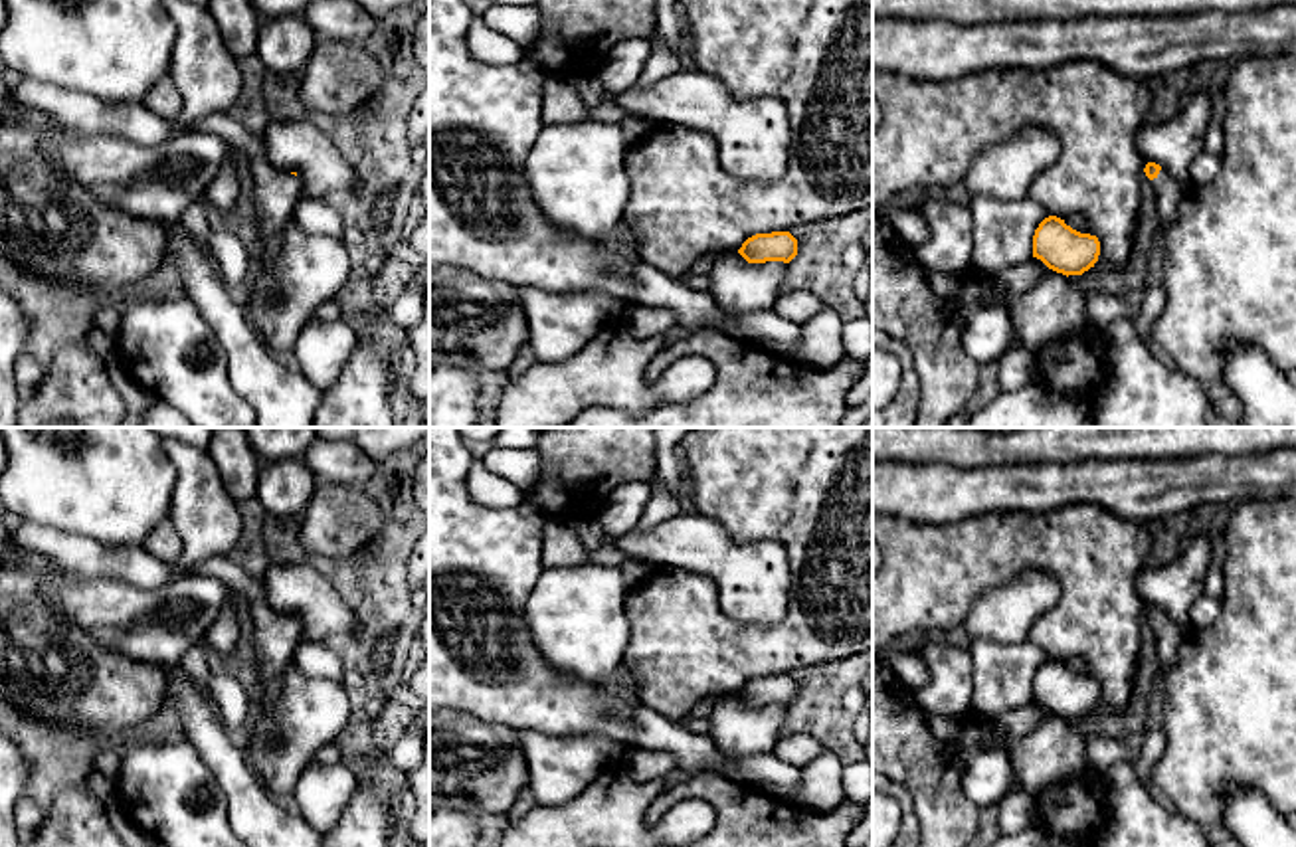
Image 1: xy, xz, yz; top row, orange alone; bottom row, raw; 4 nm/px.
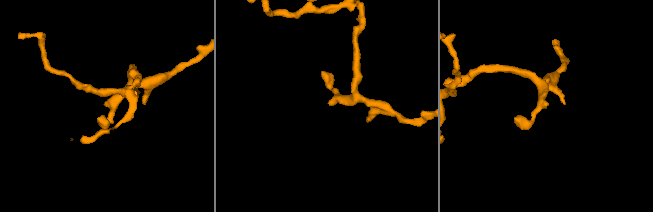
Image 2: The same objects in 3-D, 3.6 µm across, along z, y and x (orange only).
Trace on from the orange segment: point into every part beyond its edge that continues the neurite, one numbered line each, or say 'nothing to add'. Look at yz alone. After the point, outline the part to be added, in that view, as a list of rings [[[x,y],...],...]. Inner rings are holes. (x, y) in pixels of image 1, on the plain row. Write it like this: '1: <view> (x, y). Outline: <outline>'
1: yz (1170, 636). Outline: [[[1163,612],[1152,623],[1152,629],[1157,643],[1159,671],[1165,673],[1177,663],[1179,645],[1183,643],[1187,633],[1177,623],[1173,623]]]

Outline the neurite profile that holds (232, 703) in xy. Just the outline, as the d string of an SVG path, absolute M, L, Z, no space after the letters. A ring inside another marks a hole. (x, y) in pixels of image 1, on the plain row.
M206 643L192 645L182 657L182 671L208 693L228 732L239 730L249 718L249 695L235 679L216 677L206 663Z

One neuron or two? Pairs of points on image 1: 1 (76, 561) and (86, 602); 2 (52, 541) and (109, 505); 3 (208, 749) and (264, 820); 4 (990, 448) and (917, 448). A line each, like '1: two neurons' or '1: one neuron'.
1: two neurons
2: two neurons
3: one neuron
4: one neuron

